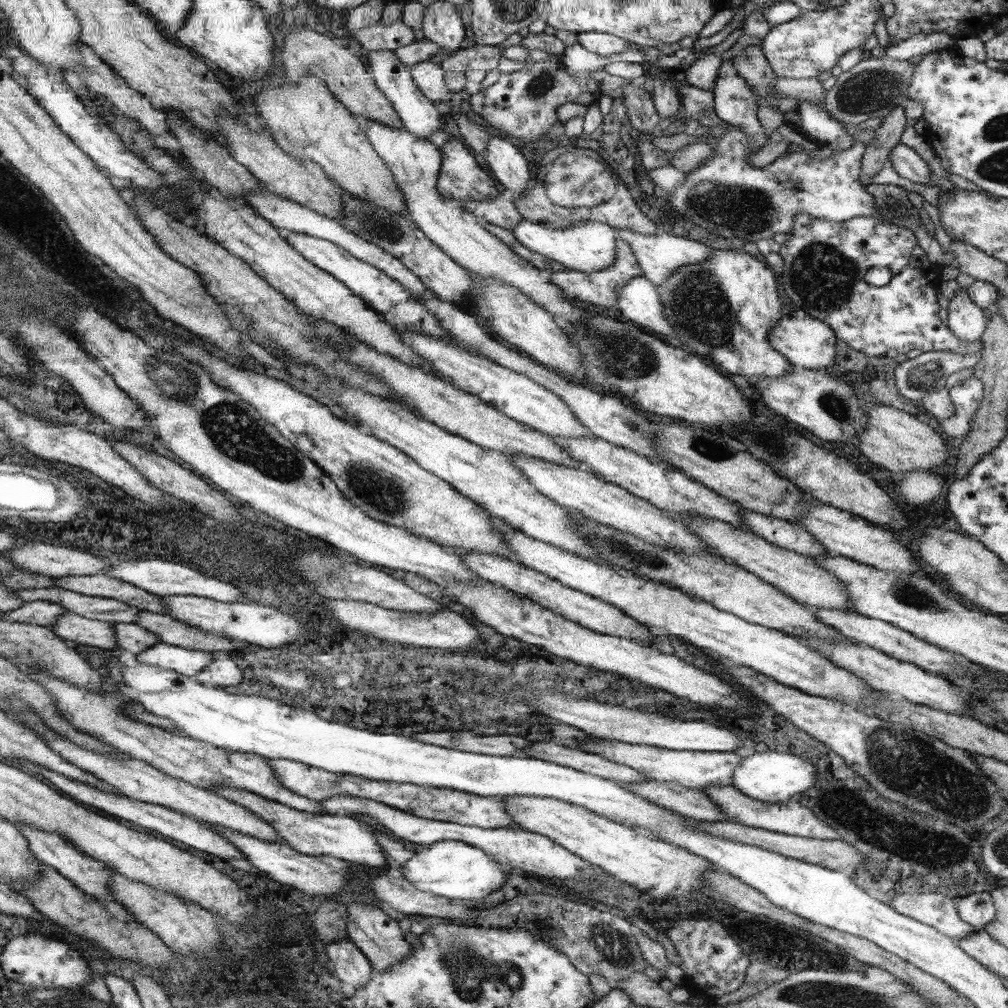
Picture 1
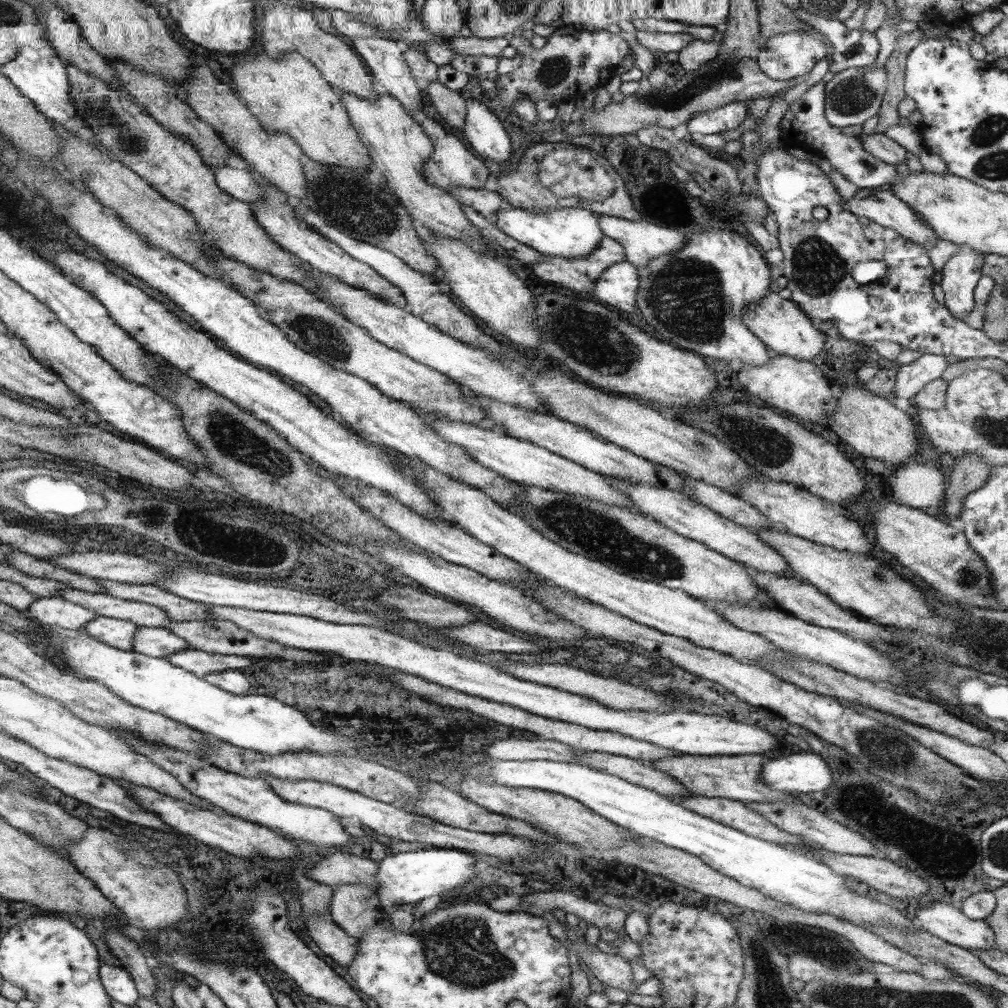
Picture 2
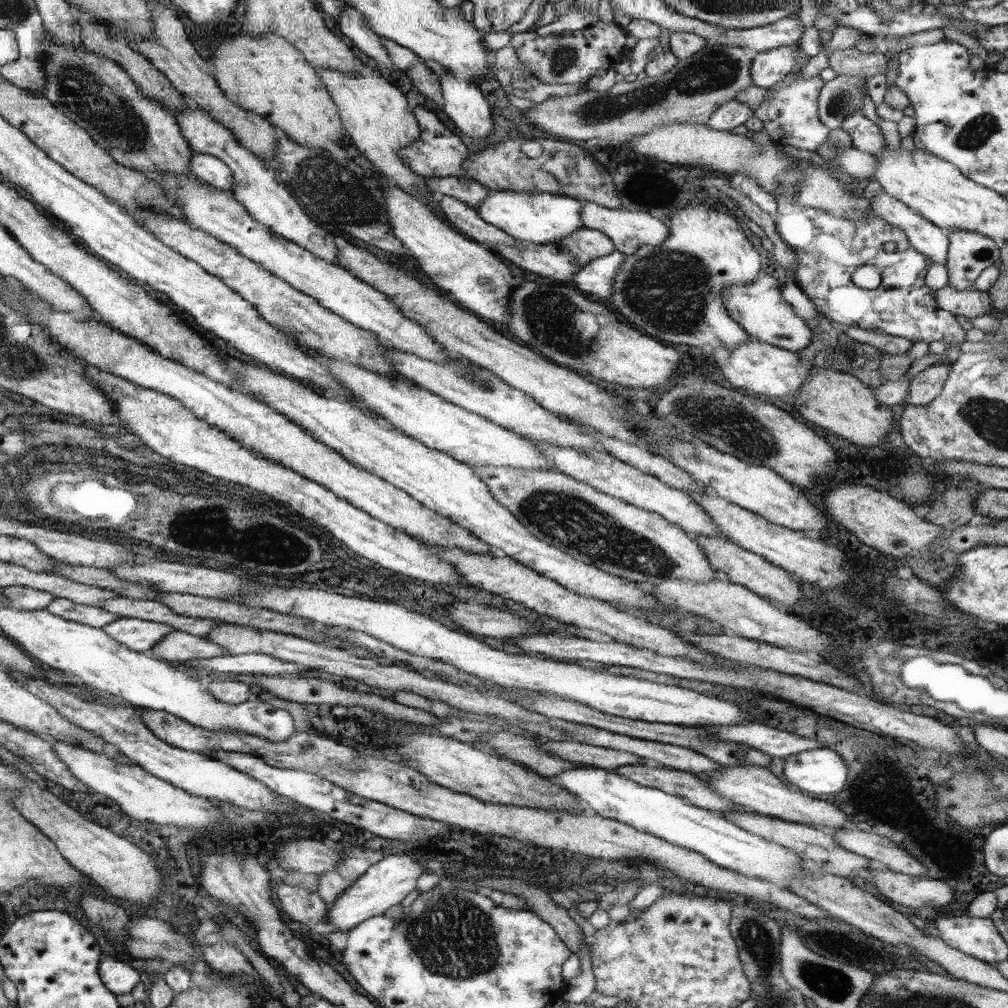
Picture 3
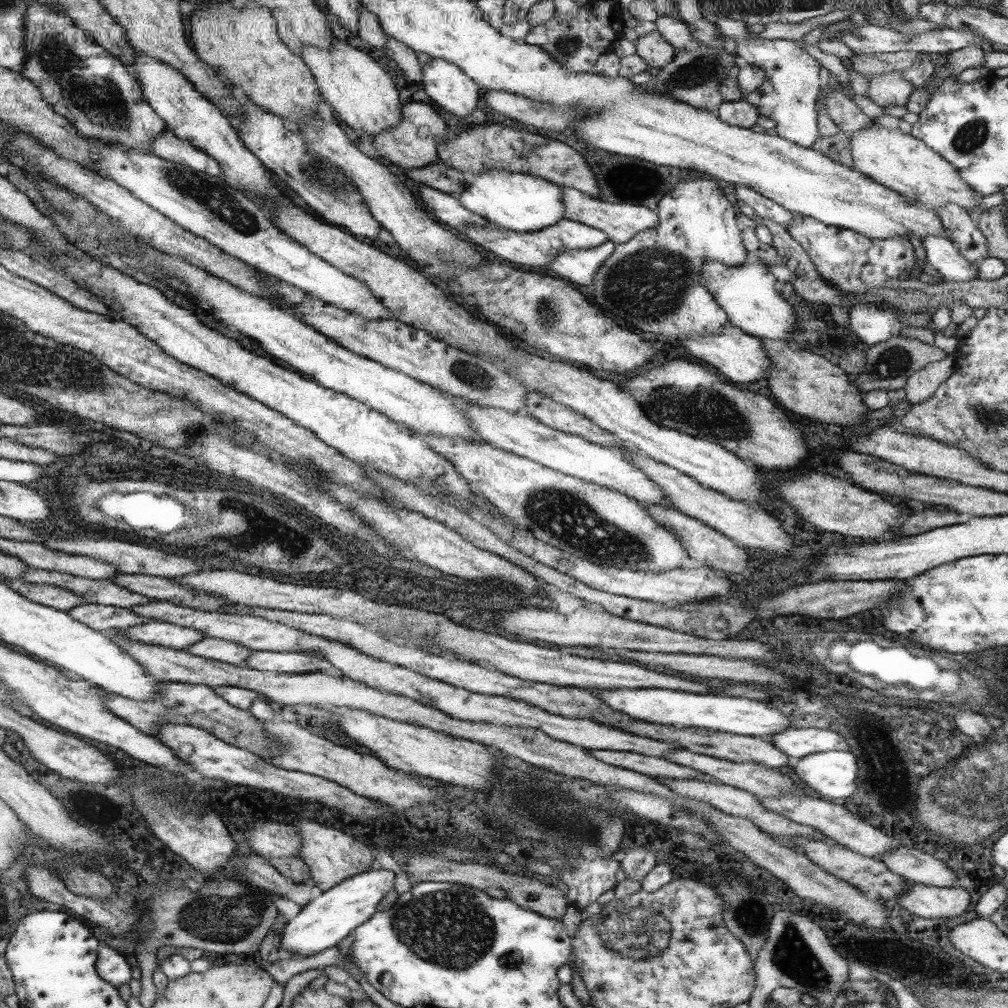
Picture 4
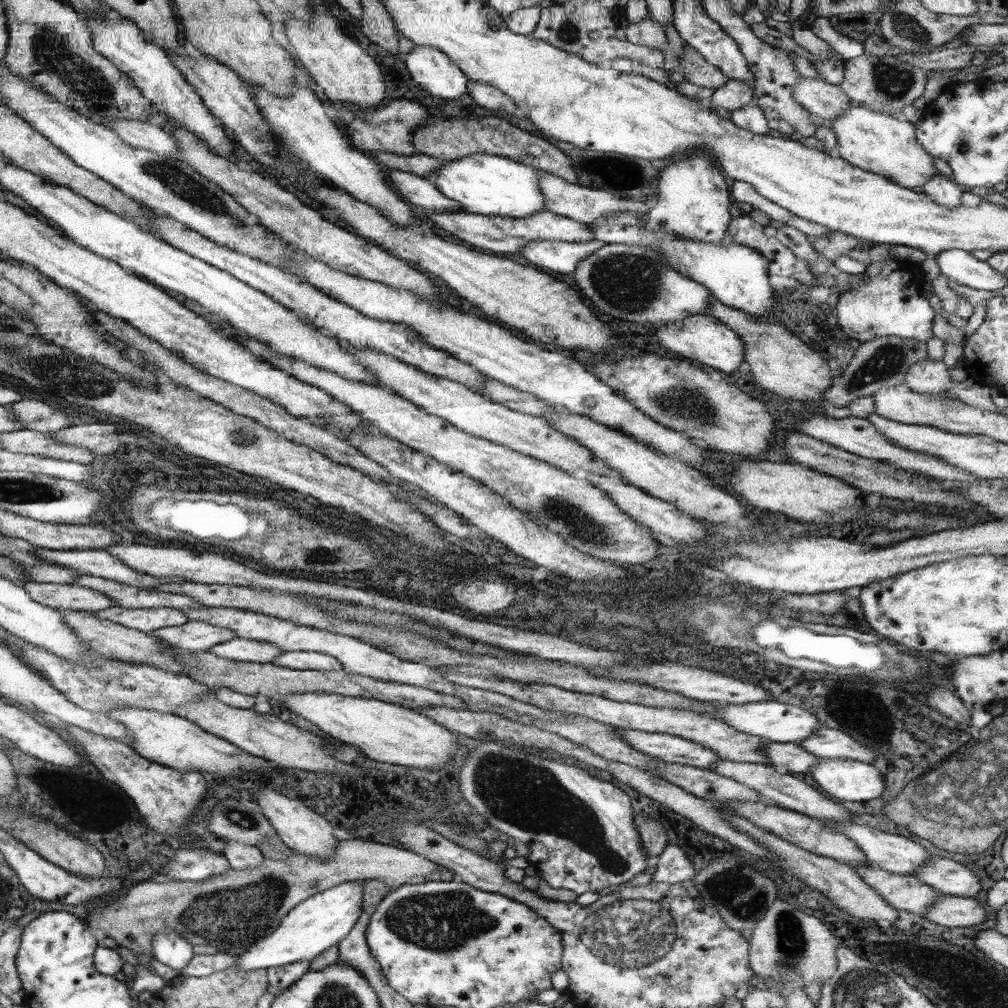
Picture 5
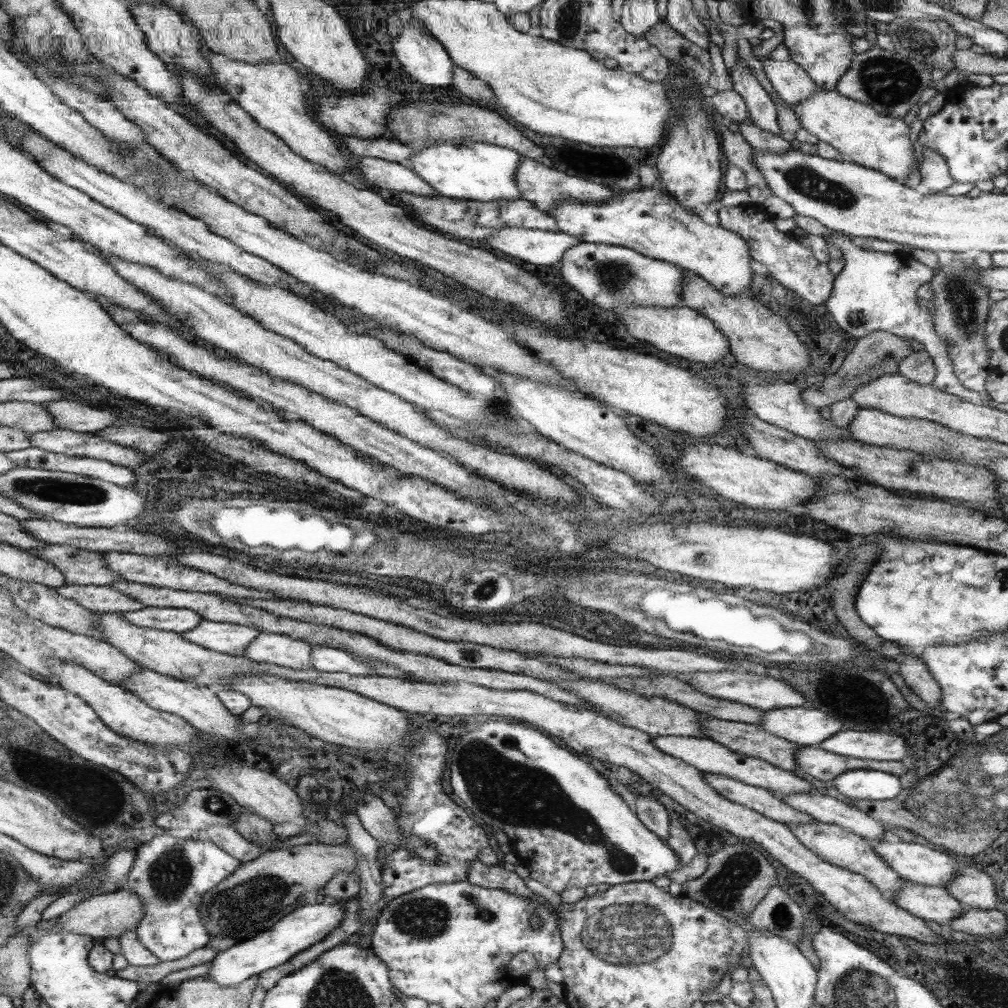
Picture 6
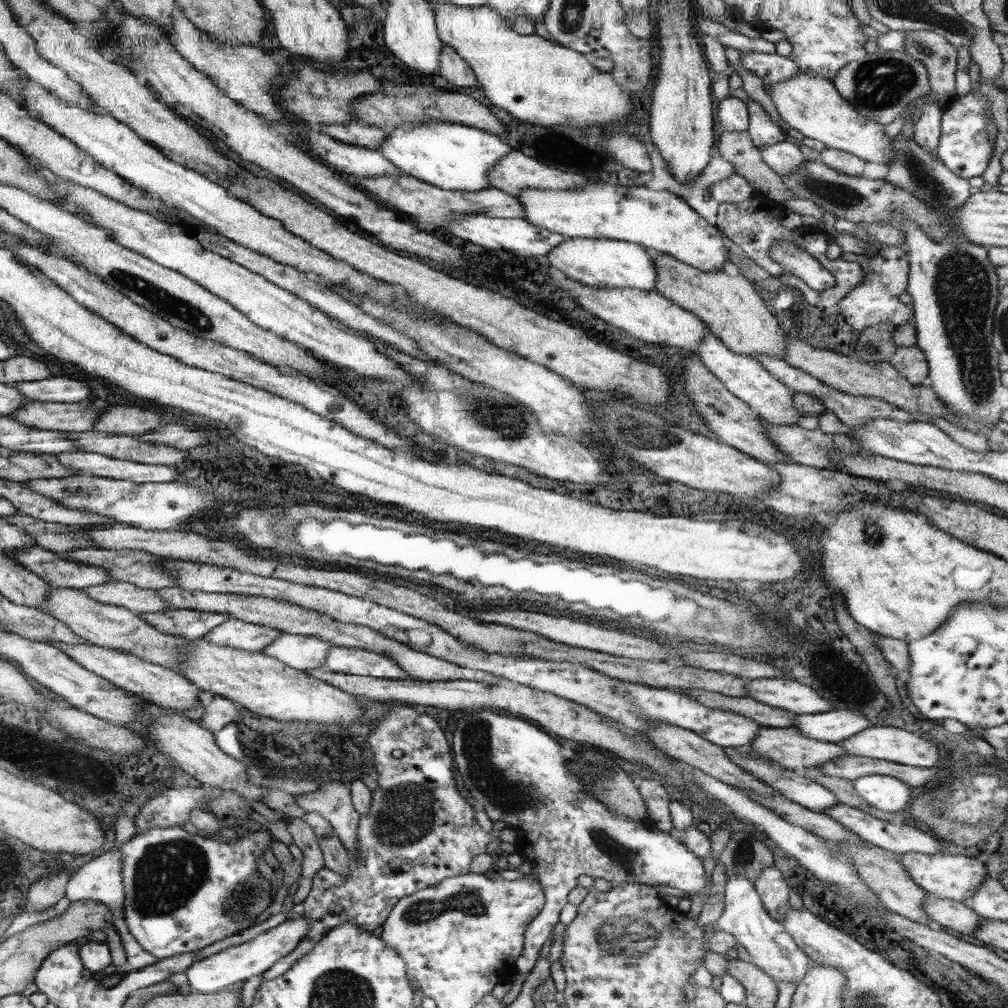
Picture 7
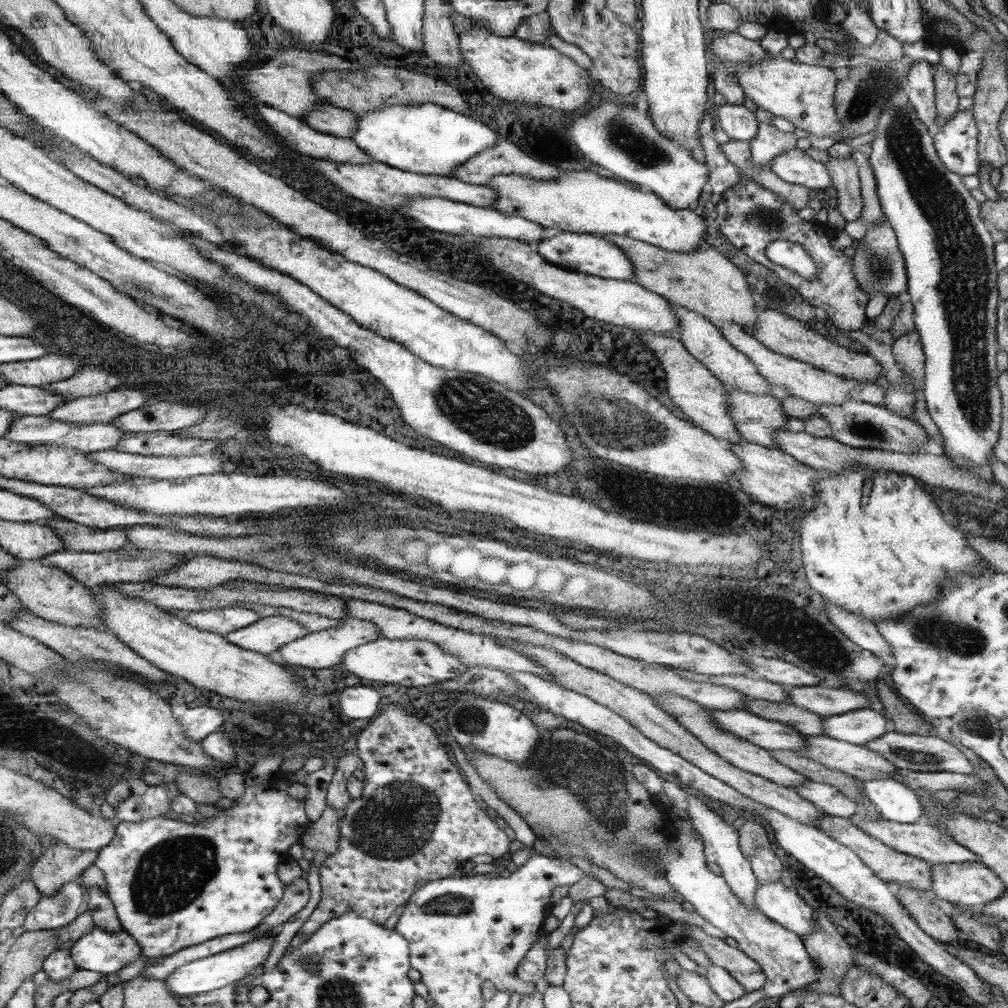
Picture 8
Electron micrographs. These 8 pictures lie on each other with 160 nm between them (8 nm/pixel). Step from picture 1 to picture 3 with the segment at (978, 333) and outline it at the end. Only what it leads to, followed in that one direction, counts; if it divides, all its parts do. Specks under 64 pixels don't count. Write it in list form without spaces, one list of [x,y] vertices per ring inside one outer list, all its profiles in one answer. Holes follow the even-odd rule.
[[[948,230],[947,273],[949,284],[966,290],[975,284],[980,273],[1001,255],[991,238],[967,230]]]

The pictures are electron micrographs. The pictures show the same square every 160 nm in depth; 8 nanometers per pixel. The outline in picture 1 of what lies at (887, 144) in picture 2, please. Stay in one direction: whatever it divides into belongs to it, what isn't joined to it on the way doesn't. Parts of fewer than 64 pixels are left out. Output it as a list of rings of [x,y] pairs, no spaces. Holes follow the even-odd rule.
[[[898,144],[890,151],[889,161],[892,168],[908,180],[918,184],[929,184],[930,168],[912,148],[906,144]]]

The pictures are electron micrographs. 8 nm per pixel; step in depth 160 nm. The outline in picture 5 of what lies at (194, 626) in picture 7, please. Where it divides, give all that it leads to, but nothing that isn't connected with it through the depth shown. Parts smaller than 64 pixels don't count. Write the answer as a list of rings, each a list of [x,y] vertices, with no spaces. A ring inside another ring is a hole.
[[[114,605],[101,611],[92,611],[92,615],[100,620],[113,621],[125,625],[127,628],[137,629],[141,632],[152,633],[162,628],[182,626],[190,619],[182,610],[177,608],[122,608]]]

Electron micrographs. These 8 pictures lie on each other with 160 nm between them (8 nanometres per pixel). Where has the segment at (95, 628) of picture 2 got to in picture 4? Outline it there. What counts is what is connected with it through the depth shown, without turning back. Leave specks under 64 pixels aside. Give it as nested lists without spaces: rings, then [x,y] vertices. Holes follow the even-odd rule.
[[[149,621],[148,624],[132,626],[132,628],[126,628],[121,632],[128,640],[135,640],[135,642],[141,642],[142,644],[156,644],[178,650],[185,650],[188,645],[193,645],[206,638],[194,628],[185,628],[181,625],[159,621]]]

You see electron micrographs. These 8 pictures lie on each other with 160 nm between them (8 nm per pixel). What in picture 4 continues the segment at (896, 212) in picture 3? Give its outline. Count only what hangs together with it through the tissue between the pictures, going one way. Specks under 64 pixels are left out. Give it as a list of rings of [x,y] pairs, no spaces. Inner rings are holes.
[[[928,235],[921,238],[926,251],[926,260],[942,278],[950,281],[969,281],[977,277],[976,263],[966,260],[956,245],[942,235]]]

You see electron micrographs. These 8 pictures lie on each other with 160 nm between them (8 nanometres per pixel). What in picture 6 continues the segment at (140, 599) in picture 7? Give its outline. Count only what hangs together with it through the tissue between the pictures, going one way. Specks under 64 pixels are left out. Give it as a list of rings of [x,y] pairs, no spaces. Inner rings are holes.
[[[66,585],[54,588],[62,597],[77,601],[92,612],[130,612],[144,607],[144,604],[134,600],[111,586],[80,586]]]

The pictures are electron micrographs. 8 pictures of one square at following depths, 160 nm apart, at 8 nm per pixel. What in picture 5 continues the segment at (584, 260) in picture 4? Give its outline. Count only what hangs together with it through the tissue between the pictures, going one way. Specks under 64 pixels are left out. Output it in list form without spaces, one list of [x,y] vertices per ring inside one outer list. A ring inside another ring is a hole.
[[[594,239],[588,242],[564,242],[563,240],[533,240],[519,250],[528,262],[560,272],[574,274],[578,263],[602,248],[605,242]]]

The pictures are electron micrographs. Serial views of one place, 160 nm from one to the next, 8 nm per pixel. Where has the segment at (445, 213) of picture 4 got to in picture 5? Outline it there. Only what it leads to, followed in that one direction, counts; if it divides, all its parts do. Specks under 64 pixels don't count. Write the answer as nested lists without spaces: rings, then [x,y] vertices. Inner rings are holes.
[[[388,169],[388,171],[390,171],[390,180],[394,183],[398,192],[402,193],[403,198],[406,198],[424,212],[432,214],[446,211],[463,211],[459,202],[448,198],[427,178],[400,169]]]

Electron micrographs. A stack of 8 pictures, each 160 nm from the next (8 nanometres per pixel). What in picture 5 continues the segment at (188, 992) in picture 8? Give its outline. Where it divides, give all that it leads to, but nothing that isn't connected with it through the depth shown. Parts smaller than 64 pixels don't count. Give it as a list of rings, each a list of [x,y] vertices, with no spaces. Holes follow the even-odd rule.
[[[350,881],[328,888],[297,904],[283,917],[282,924],[279,924],[278,928],[235,956],[237,962],[231,967],[251,971],[311,962],[318,954],[322,954],[330,946],[336,946],[349,935],[359,922],[363,909],[363,886],[360,882]]]

